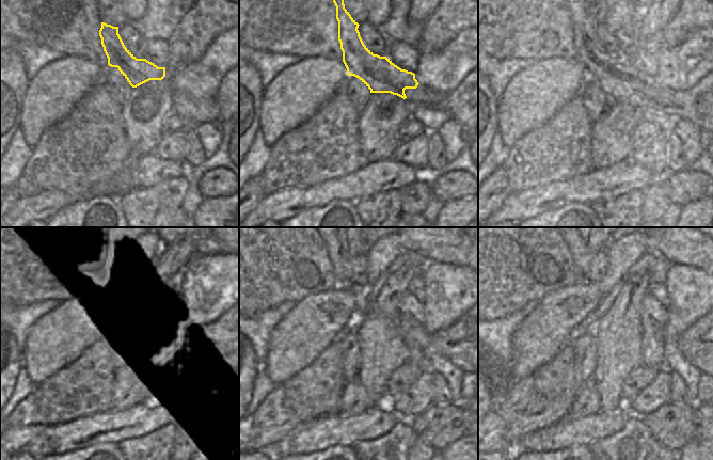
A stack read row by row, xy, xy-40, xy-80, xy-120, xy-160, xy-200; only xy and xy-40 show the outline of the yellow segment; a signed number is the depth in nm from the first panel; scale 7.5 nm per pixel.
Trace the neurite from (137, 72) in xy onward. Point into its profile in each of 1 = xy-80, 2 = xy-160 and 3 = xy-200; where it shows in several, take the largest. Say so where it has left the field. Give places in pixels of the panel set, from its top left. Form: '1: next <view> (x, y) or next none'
1: next xy-80 (620, 81)
2: next xy-160 (341, 249)
3: next xy-200 (577, 249)

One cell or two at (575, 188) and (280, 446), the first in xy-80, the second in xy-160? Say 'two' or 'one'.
one

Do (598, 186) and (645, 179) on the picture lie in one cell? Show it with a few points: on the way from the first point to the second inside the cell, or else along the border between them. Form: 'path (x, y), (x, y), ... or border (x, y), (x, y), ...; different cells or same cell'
path (609, 183), (617, 179), (633, 179); same cell

